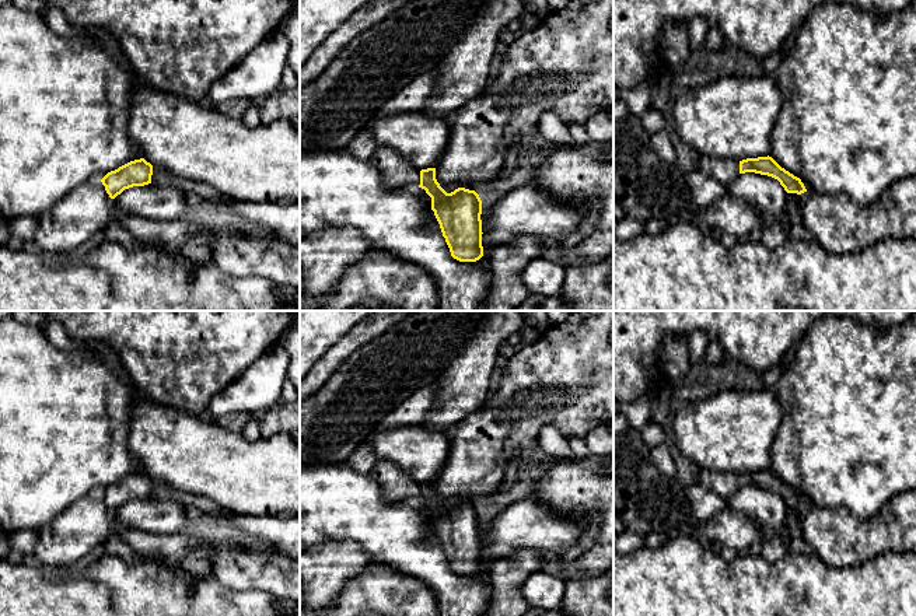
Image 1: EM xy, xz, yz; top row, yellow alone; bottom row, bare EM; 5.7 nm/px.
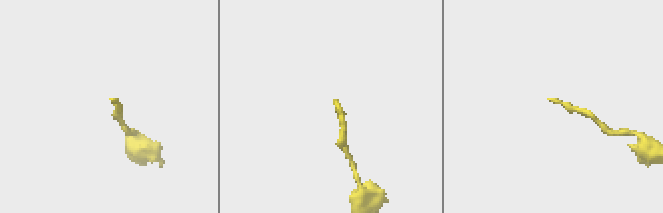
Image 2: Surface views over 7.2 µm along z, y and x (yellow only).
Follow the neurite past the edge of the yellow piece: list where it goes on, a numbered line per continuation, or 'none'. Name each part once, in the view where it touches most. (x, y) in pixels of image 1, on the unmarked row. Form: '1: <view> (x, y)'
1: yz (723, 483)

